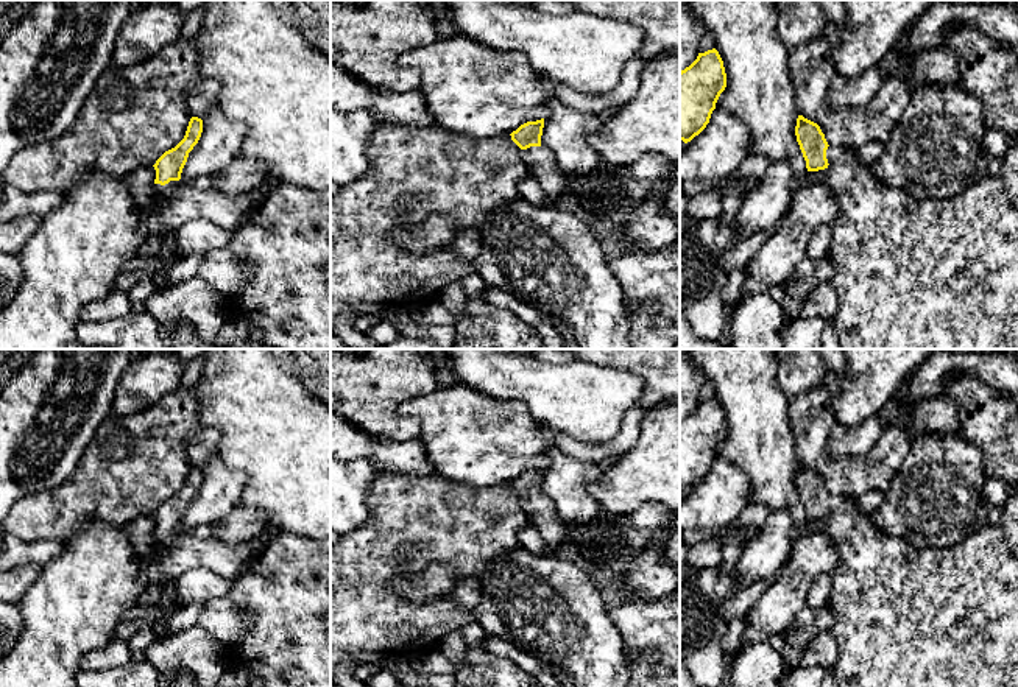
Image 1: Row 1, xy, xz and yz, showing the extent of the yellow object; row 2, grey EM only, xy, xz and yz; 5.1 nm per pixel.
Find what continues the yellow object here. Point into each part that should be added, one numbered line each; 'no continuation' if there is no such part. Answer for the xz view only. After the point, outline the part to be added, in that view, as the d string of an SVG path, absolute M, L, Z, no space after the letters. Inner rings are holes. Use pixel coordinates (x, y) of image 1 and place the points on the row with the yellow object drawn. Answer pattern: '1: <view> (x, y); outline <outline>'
1: xz (543, 167); outline M530 146L525 150L525 164L532 178L543 192L557 204L571 207L575 196L571 193L571 181L560 171L550 150Z

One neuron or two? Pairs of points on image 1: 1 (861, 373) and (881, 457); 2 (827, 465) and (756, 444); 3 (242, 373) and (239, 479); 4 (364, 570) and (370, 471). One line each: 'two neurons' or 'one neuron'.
1: two neurons
2: two neurons
3: two neurons
4: two neurons

